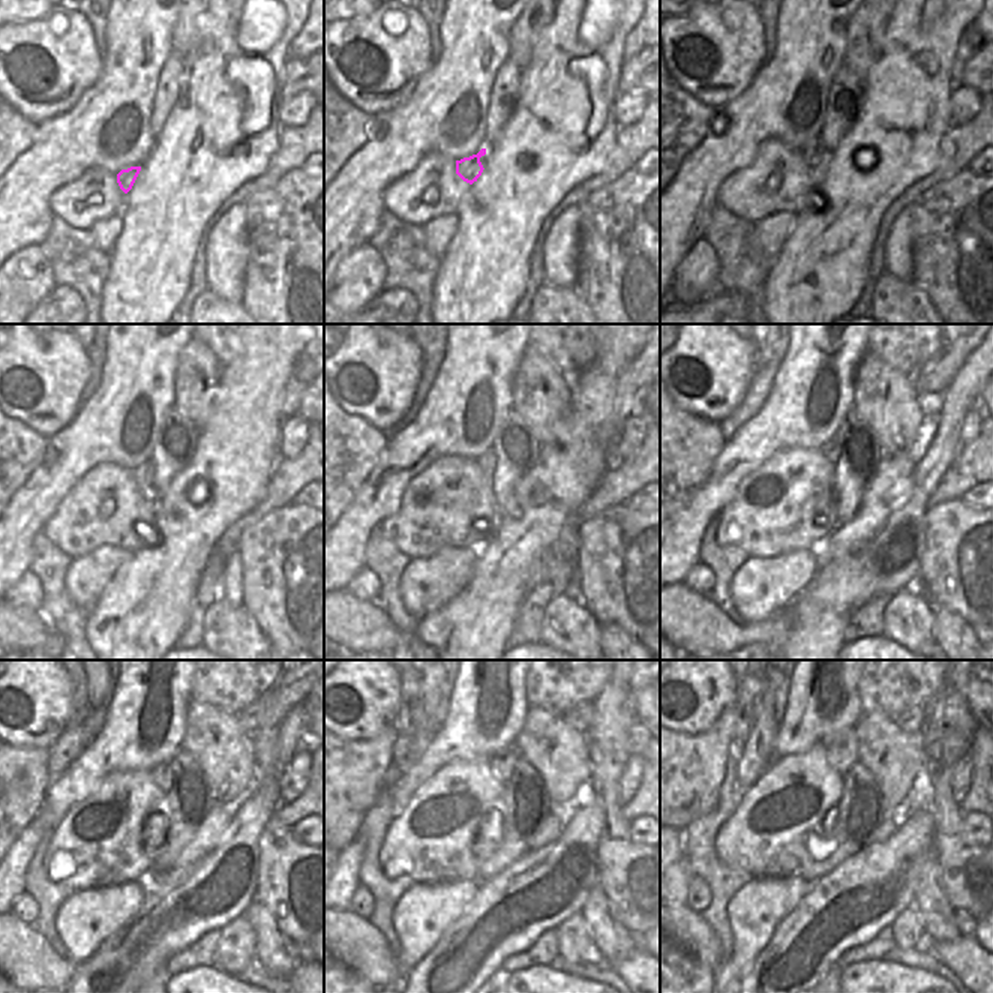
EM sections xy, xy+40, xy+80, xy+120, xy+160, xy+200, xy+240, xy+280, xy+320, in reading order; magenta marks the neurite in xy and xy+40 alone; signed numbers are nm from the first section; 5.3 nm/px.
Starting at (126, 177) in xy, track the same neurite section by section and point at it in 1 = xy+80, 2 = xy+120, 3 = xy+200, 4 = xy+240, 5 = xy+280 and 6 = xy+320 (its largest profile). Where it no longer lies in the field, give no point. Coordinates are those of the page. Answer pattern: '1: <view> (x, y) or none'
1: xy+80 (810, 155)
2: xy+120 (143, 474)
3: xy+200 (830, 450)
4: xy+240 (161, 776)
5: xy+280 (501, 764)
6: xy+320 (840, 750)

